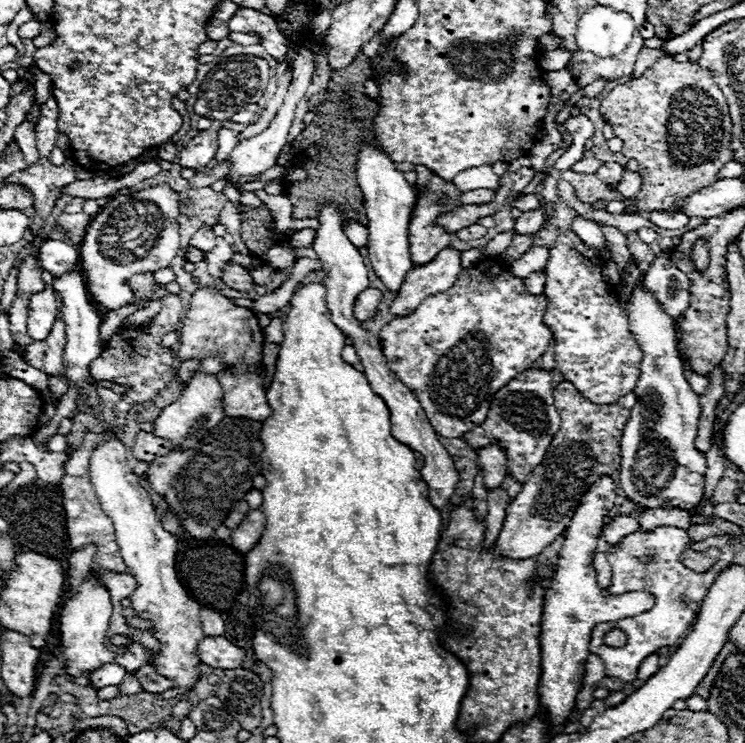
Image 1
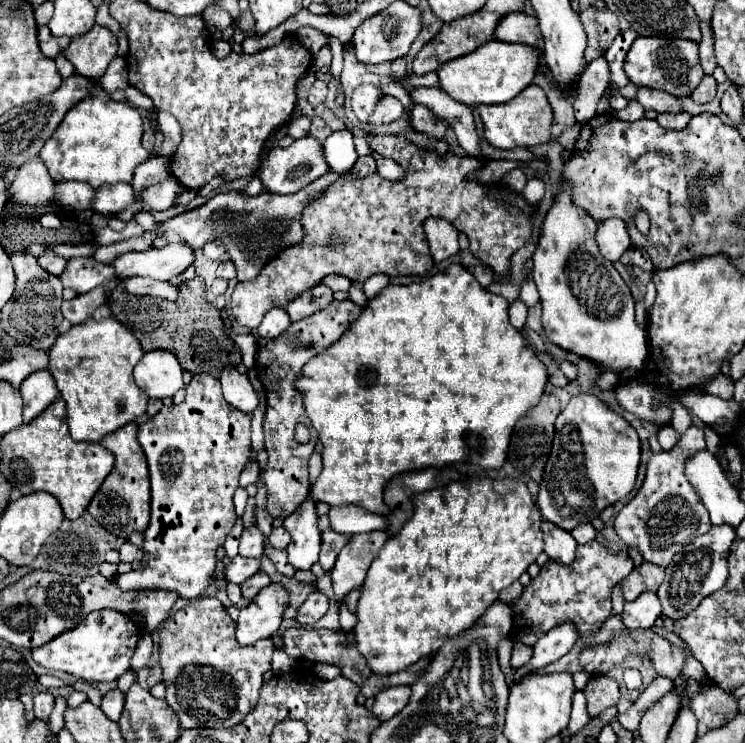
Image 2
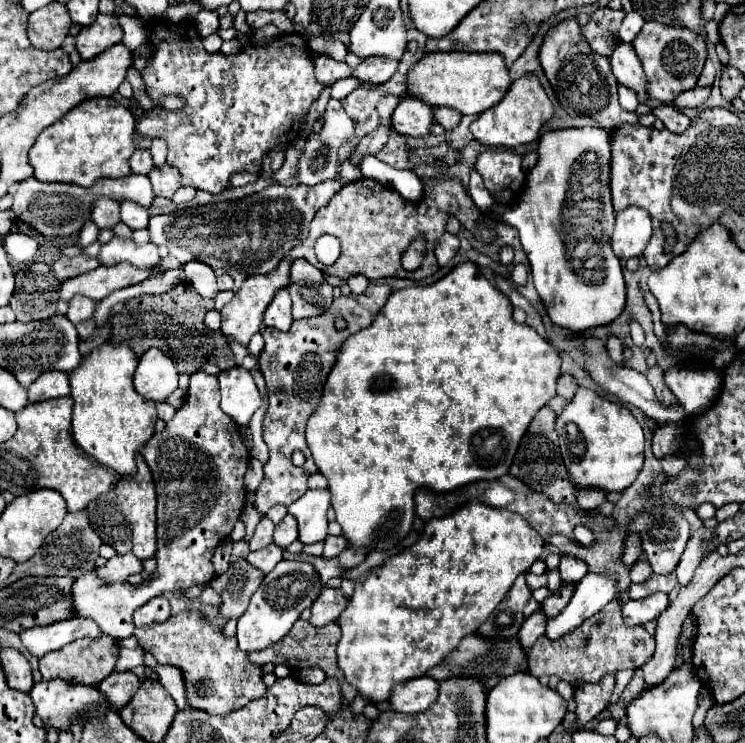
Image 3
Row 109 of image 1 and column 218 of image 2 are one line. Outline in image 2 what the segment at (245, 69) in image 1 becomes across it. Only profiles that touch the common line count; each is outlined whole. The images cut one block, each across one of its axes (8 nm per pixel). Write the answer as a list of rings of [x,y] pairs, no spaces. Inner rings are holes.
[[[360,156],[350,170],[346,170],[342,174],[340,172],[328,172],[322,178],[308,184],[306,188],[298,190],[292,196],[268,194],[268,192],[262,192],[258,196],[248,196],[242,190],[230,190],[230,192],[224,192],[224,194],[216,194],[206,204],[202,204],[194,210],[182,212],[182,214],[178,214],[178,216],[174,216],[166,222],[156,224],[154,230],[148,230],[148,232],[144,232],[140,236],[134,236],[134,238],[128,238],[124,242],[114,242],[110,246],[98,246],[96,254],[92,258],[100,264],[110,264],[120,254],[132,252],[132,250],[148,250],[148,248],[152,248],[156,238],[168,236],[170,232],[174,232],[174,234],[180,236],[180,240],[184,244],[192,246],[192,250],[204,248],[204,244],[210,242],[210,240],[220,240],[224,244],[228,256],[232,258],[234,266],[236,266],[238,280],[246,282],[246,280],[256,278],[262,272],[262,268],[276,254],[280,254],[284,248],[302,242],[304,226],[302,226],[300,218],[302,218],[302,210],[304,210],[304,206],[308,206],[308,202],[316,200],[332,182],[338,182],[340,178],[350,178],[350,176],[364,178],[364,176],[372,176],[374,172],[376,172],[374,158],[372,156]],[[274,242],[276,242],[276,250],[274,250]]]

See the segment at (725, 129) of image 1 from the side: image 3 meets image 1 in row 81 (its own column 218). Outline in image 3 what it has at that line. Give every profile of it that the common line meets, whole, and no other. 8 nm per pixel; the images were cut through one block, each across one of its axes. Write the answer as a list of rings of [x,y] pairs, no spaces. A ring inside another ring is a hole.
[[[180,612],[170,616],[164,624],[136,628],[134,636],[156,662],[174,664],[186,672],[186,690],[192,708],[206,710],[208,714],[226,714],[266,694],[260,668],[238,650],[236,638],[228,638],[222,634],[222,628],[210,626],[200,612]]]

